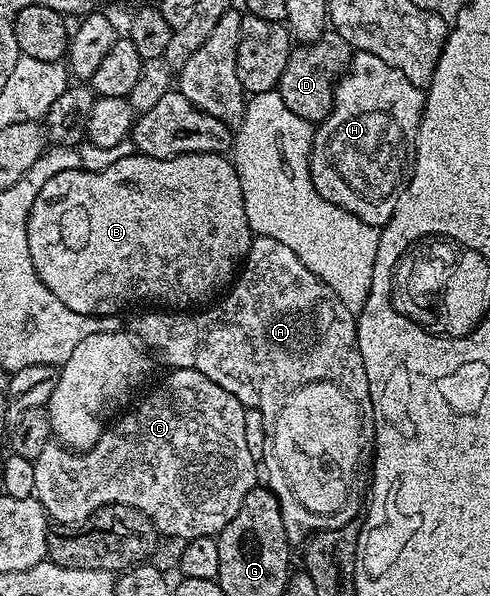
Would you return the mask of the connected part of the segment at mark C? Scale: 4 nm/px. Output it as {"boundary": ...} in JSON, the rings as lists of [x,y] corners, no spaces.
{"boundary":[[[177,367],[167,373],[169,375],[140,404],[129,406],[115,422],[105,427],[102,437],[89,451],[70,451],[63,445],[49,445],[32,460],[34,497],[44,506],[53,524],[87,523],[98,508],[111,503],[138,509],[150,517],[161,536],[173,535],[186,540],[219,536],[220,531],[234,521],[234,513],[242,506],[242,497],[258,483],[258,463],[250,457],[246,445],[245,407],[234,393],[226,393],[222,385],[214,385],[210,377],[194,369]]]}

